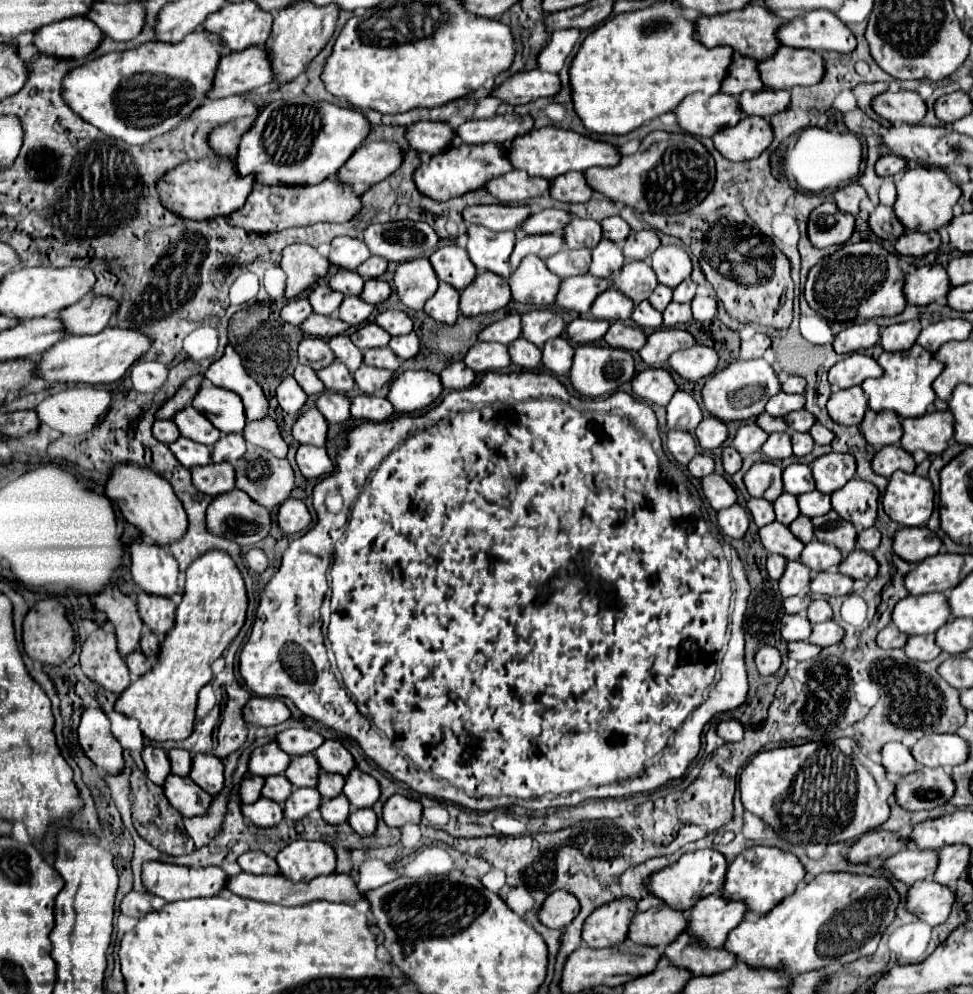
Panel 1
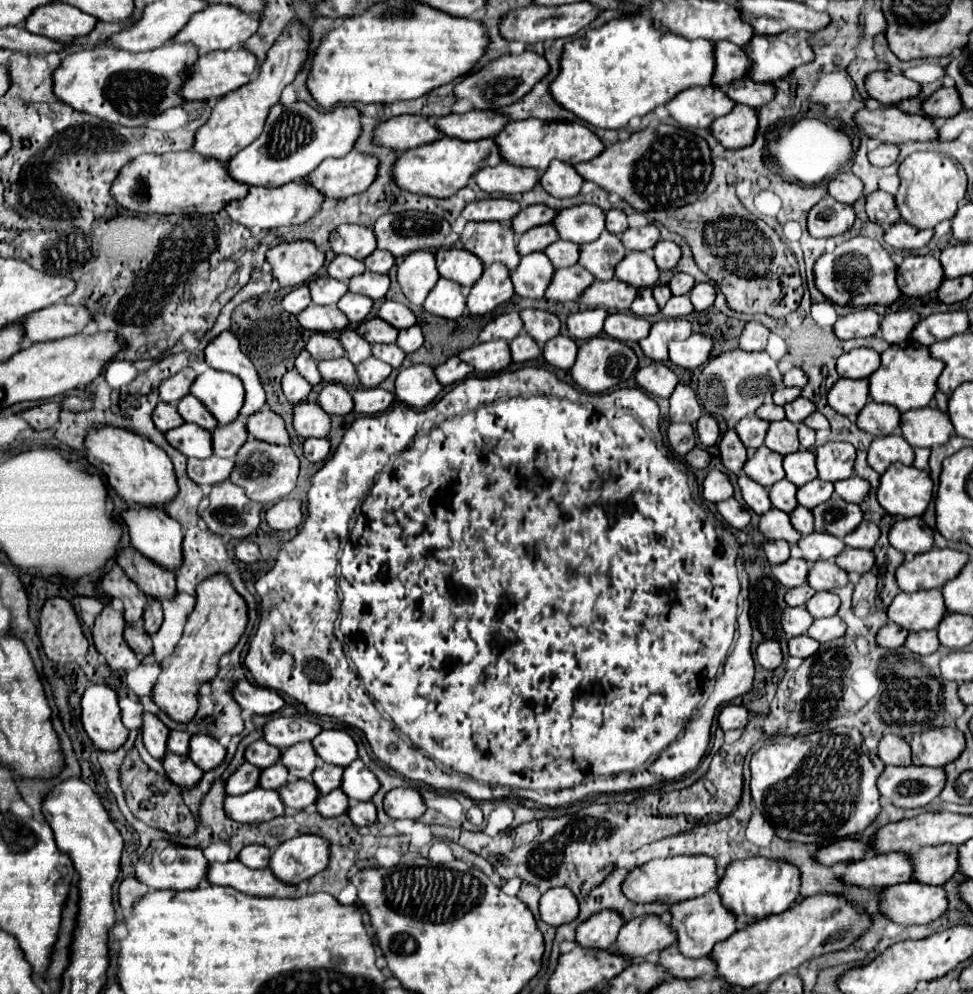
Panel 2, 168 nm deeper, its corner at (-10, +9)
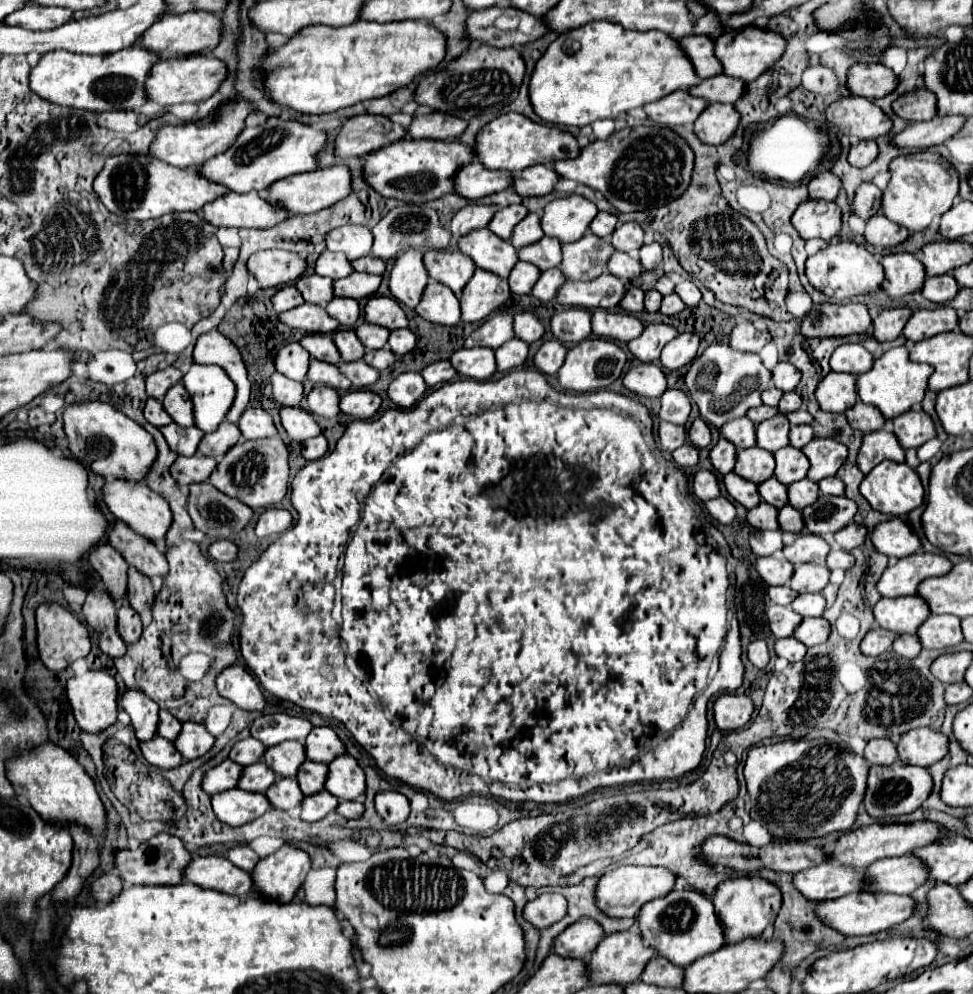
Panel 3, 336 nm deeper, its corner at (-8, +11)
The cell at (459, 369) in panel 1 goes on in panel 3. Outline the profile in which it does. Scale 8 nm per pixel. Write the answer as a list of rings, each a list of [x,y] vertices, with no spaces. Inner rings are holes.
[[[436,361],[436,363],[428,365],[428,367],[424,367],[420,371],[420,375],[422,375],[422,379],[426,381],[428,387],[436,387],[440,383],[448,383],[448,381],[456,379],[456,371],[450,365],[450,361]]]

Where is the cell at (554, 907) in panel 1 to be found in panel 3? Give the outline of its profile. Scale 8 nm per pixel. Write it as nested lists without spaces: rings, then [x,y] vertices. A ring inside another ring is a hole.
[[[542,893],[524,905],[522,915],[536,929],[550,927],[566,915],[566,899],[558,893]]]

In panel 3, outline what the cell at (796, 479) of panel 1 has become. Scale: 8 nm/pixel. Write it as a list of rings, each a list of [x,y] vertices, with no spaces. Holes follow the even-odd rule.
[[[786,445],[786,449],[776,451],[774,459],[776,459],[774,477],[782,485],[790,485],[790,483],[796,483],[796,481],[804,479],[808,469],[810,469],[810,463],[808,463],[806,455],[792,445]]]

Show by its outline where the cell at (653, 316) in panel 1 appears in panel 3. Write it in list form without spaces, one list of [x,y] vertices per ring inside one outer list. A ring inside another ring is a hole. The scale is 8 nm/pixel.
[[[630,287],[626,295],[620,301],[620,307],[628,313],[640,313],[644,311],[644,291],[638,287]]]

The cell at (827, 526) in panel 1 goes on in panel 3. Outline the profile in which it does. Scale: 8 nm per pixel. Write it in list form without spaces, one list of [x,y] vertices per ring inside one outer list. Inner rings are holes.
[[[828,497],[828,499],[820,499],[818,503],[820,503],[820,507],[816,507],[816,503],[814,503],[806,509],[802,509],[804,527],[816,535],[836,533],[838,529],[846,527],[846,523],[858,511],[856,503],[846,497]]]

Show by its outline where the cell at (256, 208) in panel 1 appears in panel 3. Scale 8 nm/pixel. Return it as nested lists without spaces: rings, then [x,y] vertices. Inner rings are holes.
[[[232,193],[218,197],[216,201],[202,207],[204,219],[214,227],[254,227],[254,229],[266,229],[282,219],[286,219],[286,213],[282,213],[282,207],[272,207],[266,199],[262,199],[258,193]]]

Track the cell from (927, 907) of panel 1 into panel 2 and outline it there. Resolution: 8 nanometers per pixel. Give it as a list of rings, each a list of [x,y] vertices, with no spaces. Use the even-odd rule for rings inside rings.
[[[916,881],[892,885],[882,893],[882,913],[906,925],[930,923],[948,909],[948,895],[944,887],[922,885]]]

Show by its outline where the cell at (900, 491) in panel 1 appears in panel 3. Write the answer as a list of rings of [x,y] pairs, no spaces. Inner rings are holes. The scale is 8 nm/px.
[[[882,461],[880,465],[876,465],[864,477],[864,481],[860,485],[860,493],[872,505],[872,509],[876,509],[884,515],[894,515],[894,517],[902,517],[902,515],[910,513],[912,509],[920,507],[924,501],[924,487],[922,487],[918,473],[914,469],[910,469],[906,463],[896,463],[896,461]]]

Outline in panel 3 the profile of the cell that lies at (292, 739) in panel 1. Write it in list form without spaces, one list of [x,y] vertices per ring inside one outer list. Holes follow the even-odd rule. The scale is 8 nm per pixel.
[[[274,713],[274,715],[262,715],[254,719],[250,725],[250,733],[254,739],[262,741],[266,747],[278,745],[286,739],[304,741],[312,729],[312,723],[302,717],[292,717],[286,713]]]

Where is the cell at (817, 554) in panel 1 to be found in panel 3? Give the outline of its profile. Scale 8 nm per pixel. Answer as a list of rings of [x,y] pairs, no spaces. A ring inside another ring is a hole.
[[[812,533],[798,535],[796,541],[788,547],[782,549],[782,555],[792,563],[792,565],[802,565],[802,563],[824,563],[826,555],[830,551],[830,545],[824,541],[824,537],[814,537]]]

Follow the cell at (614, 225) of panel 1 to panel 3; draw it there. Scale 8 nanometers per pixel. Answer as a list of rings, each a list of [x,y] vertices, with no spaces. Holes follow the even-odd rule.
[[[598,211],[598,215],[592,219],[590,223],[590,231],[596,235],[596,237],[608,237],[612,235],[612,231],[616,229],[616,215],[610,215],[610,213],[604,213],[604,211]]]

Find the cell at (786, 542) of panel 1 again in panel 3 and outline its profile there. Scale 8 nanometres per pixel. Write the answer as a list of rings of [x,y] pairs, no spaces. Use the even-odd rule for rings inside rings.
[[[764,501],[758,507],[748,511],[746,521],[754,529],[780,529],[778,527],[778,509],[774,509],[774,505],[766,505]]]

